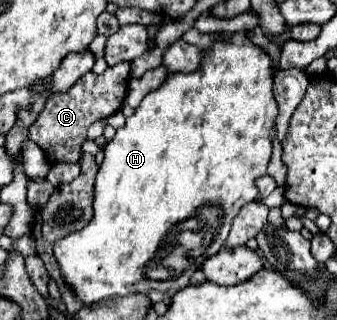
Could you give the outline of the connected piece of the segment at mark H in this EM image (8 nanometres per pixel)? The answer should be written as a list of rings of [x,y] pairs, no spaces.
[[[243,30],[243,32],[223,32],[219,34],[217,38],[217,44],[221,46],[211,46],[207,50],[203,50],[203,58],[201,58],[201,64],[199,64],[199,70],[195,70],[193,74],[169,74],[165,78],[165,82],[157,88],[157,90],[151,90],[143,100],[141,104],[135,108],[133,116],[129,116],[125,120],[125,126],[117,128],[113,140],[103,148],[105,152],[105,160],[97,172],[97,180],[95,180],[95,202],[93,202],[93,208],[95,208],[95,214],[93,214],[93,220],[79,232],[73,232],[65,238],[61,238],[59,242],[55,242],[55,258],[59,262],[59,268],[61,268],[61,274],[65,278],[65,282],[77,292],[77,296],[83,300],[83,304],[93,304],[93,302],[99,302],[101,298],[111,298],[111,296],[119,296],[119,294],[129,294],[129,292],[149,292],[151,288],[155,290],[163,290],[163,292],[175,292],[179,290],[177,286],[171,286],[169,282],[157,282],[157,280],[151,280],[147,278],[147,264],[153,260],[153,256],[157,254],[167,230],[177,224],[177,222],[183,222],[185,218],[189,216],[195,216],[199,212],[199,208],[203,206],[203,202],[219,202],[223,212],[225,212],[225,226],[231,224],[231,220],[235,218],[235,214],[241,210],[243,204],[247,202],[253,202],[257,198],[257,186],[255,186],[255,180],[259,176],[265,176],[267,174],[267,164],[269,164],[269,158],[271,158],[271,150],[273,150],[273,144],[271,144],[271,130],[275,128],[275,118],[279,114],[279,106],[273,98],[273,60],[271,56],[257,44],[251,42],[249,38],[249,32]]]

